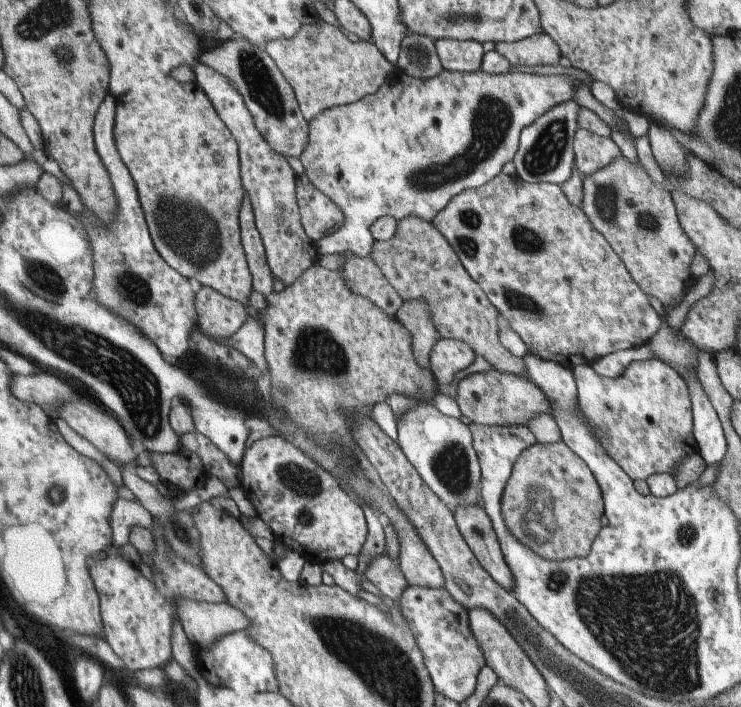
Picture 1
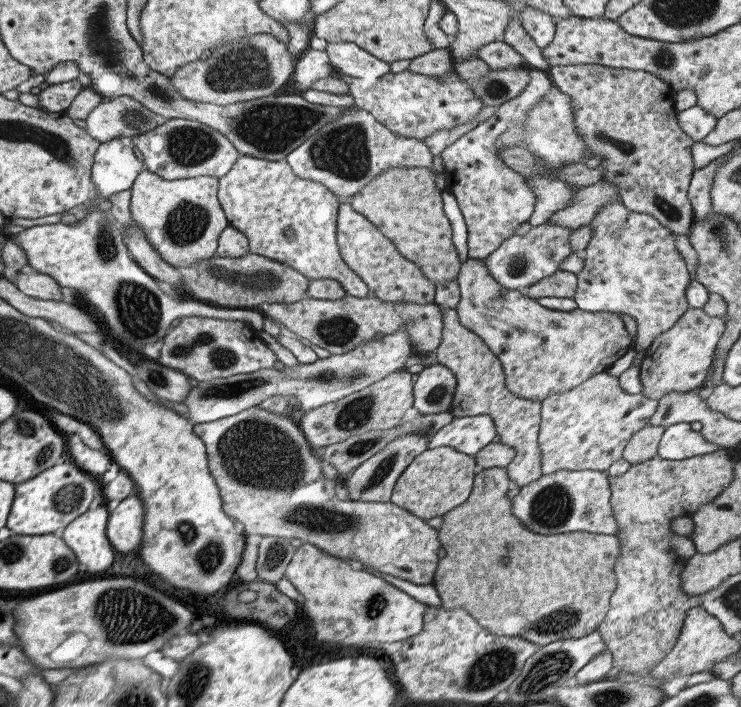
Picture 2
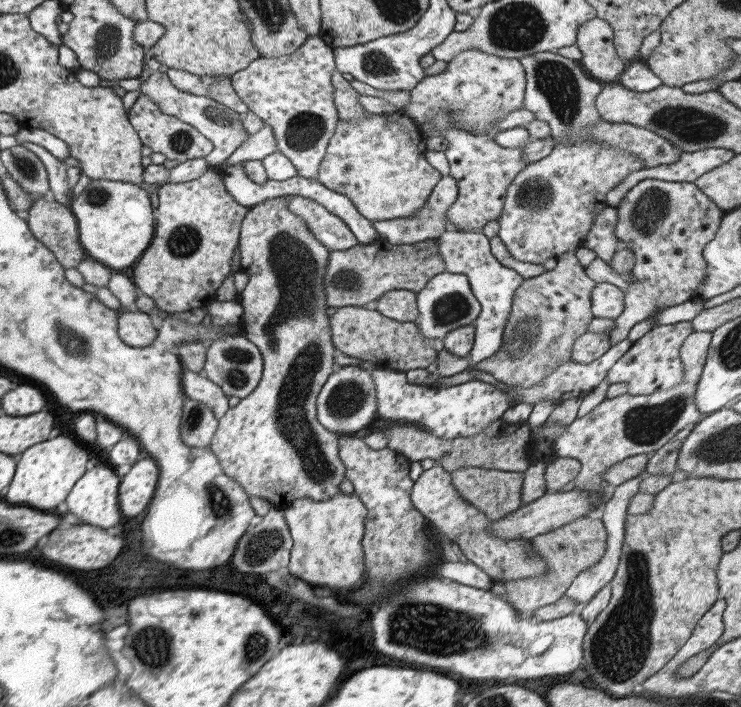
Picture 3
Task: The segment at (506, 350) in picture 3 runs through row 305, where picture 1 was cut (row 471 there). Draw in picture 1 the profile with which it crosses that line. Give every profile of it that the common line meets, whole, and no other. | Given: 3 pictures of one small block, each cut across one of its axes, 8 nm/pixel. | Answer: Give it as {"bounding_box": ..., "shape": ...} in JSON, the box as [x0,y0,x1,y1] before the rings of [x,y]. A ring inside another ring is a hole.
{"bounding_box":[501,441,604,562],"shape":[[[562,441],[555,444],[531,444],[525,448],[513,463],[509,478],[501,494],[501,514],[505,528],[515,540],[533,550],[543,560],[559,562],[587,556],[593,538],[599,534],[599,518],[604,514],[599,485],[592,472],[577,454]]]}

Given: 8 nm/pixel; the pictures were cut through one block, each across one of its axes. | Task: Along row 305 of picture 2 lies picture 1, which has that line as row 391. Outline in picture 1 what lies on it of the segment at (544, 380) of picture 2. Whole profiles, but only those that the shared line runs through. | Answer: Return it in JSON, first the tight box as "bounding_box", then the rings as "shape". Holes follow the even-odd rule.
{"bounding_box":[455,369,553,427],"shape":[[[495,369],[464,373],[455,390],[456,404],[467,420],[490,427],[529,424],[529,420],[537,414],[547,414],[553,420],[547,398],[541,394],[537,384],[524,373],[523,376],[513,376],[509,372],[499,372]]]}

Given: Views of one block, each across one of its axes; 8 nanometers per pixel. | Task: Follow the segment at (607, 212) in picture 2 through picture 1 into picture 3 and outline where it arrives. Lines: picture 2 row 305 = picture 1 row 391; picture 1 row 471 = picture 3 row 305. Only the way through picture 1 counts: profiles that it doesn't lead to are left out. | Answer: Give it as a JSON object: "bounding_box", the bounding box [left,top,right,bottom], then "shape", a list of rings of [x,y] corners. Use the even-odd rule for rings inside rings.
{"bounding_box":[609,179,725,346],"shape":[[[656,179],[641,180],[627,190],[615,210],[617,221],[613,234],[635,259],[628,270],[633,277],[626,278],[629,283],[622,290],[623,311],[609,332],[610,346],[626,338],[630,328],[649,314],[696,299],[695,290],[705,274],[703,247],[713,238],[725,213],[693,183]]]}

